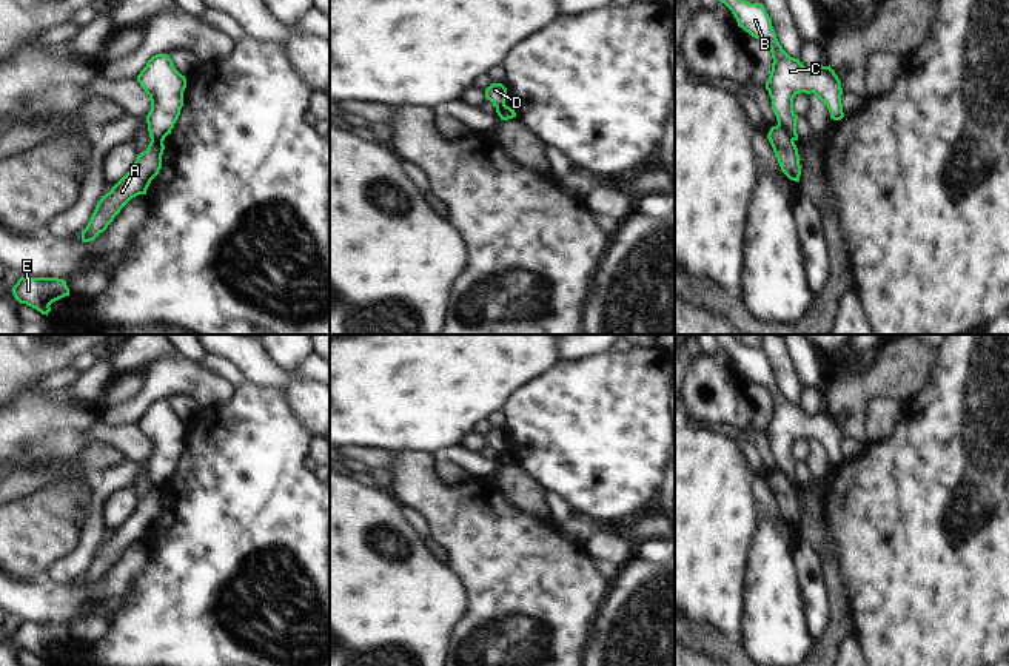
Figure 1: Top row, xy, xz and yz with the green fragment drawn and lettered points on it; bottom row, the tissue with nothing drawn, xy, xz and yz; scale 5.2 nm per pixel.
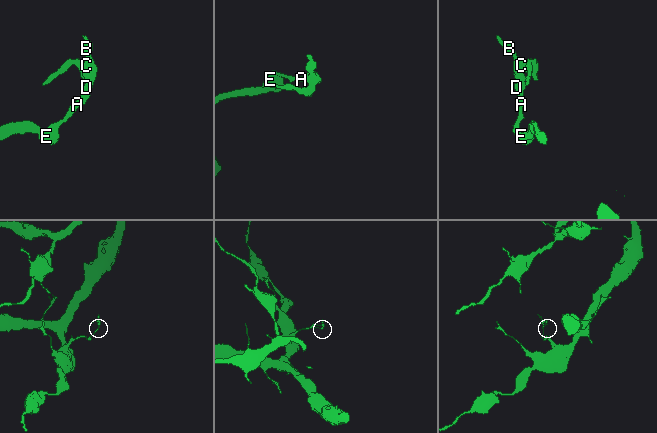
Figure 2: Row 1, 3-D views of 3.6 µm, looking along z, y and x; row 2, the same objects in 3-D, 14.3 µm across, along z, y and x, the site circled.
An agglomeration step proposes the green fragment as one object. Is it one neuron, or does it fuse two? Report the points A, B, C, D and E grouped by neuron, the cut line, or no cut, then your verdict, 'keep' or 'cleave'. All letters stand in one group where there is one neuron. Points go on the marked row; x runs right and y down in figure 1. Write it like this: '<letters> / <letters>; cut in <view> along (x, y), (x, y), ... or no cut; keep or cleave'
A D E / B C; cut in yz along (778, 124), (794, 139); cleave

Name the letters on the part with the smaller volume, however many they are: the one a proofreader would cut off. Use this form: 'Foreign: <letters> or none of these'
Foreign: B, C.

